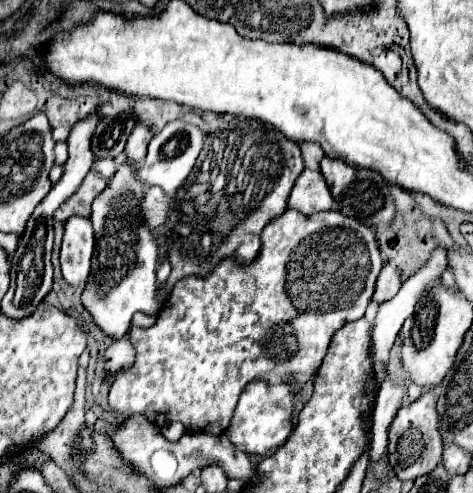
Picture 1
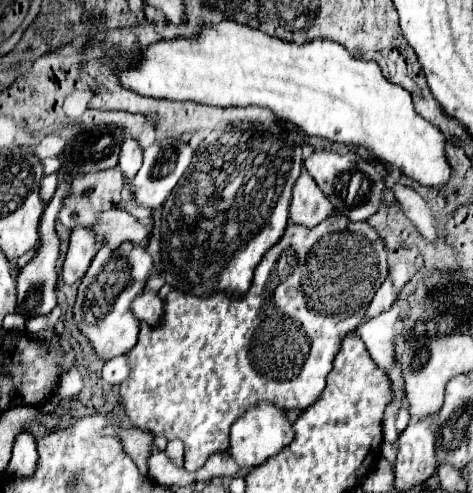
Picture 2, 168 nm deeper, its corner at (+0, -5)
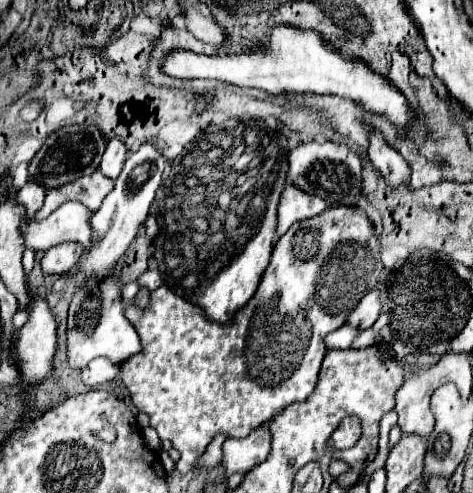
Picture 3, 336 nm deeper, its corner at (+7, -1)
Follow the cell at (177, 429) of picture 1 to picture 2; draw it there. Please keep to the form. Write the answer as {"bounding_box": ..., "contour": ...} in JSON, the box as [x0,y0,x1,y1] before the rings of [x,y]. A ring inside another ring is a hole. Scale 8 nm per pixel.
{"bounding_box":[166,440,184,466],"contour":[[[170,440],[168,446],[166,446],[166,452],[168,452],[168,456],[172,456],[172,460],[178,466],[184,464],[184,444],[180,440]]]}

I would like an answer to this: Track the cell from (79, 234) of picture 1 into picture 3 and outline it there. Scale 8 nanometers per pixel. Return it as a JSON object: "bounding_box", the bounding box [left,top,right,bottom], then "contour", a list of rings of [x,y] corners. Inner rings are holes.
{"bounding_box":[41,242,81,274],"contour":[[[61,242],[49,250],[45,250],[41,258],[41,268],[45,274],[67,274],[77,260],[81,258],[81,244],[77,242]]]}

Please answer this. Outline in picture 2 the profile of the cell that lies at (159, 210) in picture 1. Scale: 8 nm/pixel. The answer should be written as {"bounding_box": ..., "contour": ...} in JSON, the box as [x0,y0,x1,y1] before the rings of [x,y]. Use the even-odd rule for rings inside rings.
{"bounding_box":[92,208,150,248],"contour":[[[122,208],[100,214],[100,222],[92,226],[92,230],[94,234],[100,234],[112,248],[118,248],[122,242],[146,244],[150,236],[150,226],[140,224],[132,214]]]}

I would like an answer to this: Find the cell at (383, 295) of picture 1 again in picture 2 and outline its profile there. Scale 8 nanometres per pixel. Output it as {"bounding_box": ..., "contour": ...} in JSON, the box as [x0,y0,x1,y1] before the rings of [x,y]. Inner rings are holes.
{"bounding_box":[366,278,396,318],"contour":[[[386,278],[386,280],[384,280],[384,284],[382,284],[382,286],[378,288],[378,292],[374,294],[374,300],[372,300],[372,302],[370,302],[370,306],[368,306],[366,316],[368,316],[368,318],[378,316],[380,312],[388,310],[388,308],[394,304],[394,300],[396,300],[394,284],[392,284],[392,280],[390,280],[390,278]]]}

